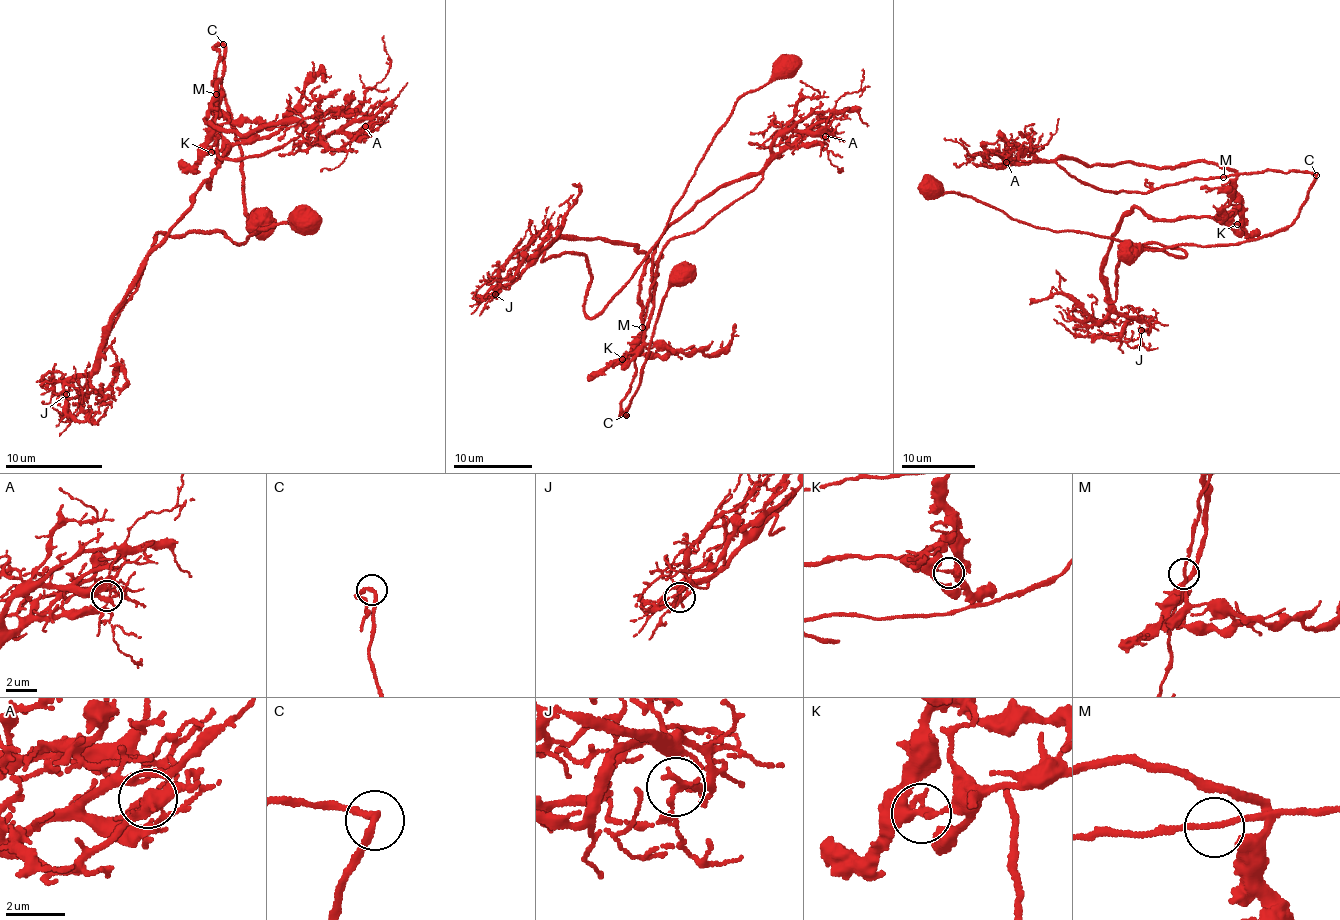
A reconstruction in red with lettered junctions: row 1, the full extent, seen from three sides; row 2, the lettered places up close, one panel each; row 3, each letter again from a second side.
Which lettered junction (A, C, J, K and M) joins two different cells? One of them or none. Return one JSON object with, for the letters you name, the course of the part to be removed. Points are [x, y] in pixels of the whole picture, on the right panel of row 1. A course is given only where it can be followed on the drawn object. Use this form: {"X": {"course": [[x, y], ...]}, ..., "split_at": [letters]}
{"K": {"course": [[1238, 224], [1242, 203], [1235, 174], [1211, 163], [1092, 165], [1072, 158], [990, 167], [982, 155], [944, 138]]}, "split_at": ["K"]}

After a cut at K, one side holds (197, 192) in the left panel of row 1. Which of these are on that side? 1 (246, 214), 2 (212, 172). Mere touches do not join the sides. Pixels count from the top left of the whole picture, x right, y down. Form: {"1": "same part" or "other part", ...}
{"1": "other part", "2": "same part"}

